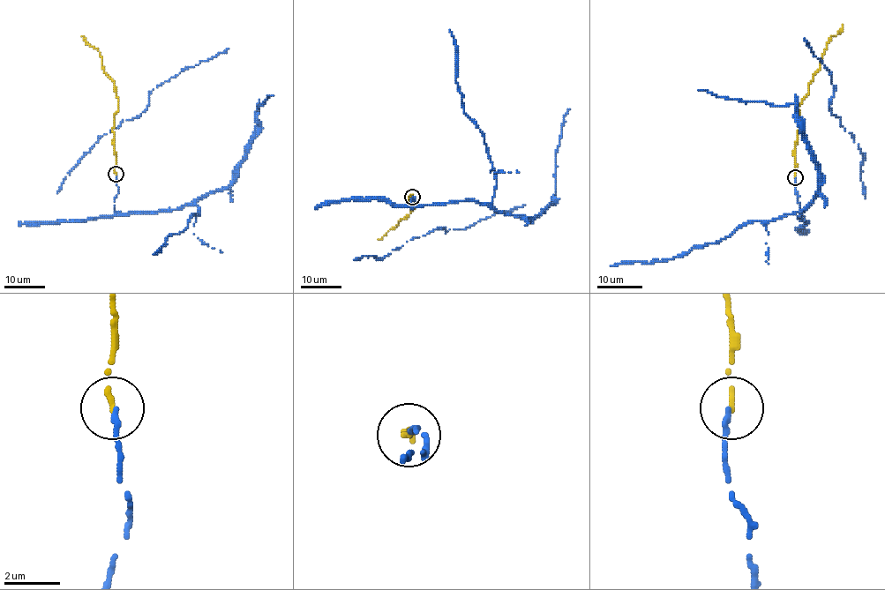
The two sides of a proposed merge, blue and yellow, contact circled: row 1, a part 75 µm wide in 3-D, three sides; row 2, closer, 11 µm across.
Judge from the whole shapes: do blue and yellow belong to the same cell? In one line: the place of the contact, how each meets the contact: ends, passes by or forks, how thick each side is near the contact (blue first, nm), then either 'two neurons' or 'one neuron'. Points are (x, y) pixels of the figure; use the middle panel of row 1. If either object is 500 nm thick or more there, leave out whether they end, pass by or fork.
place (412, 197); blue ends; yellow ends; calibres 200 and 180 nm; one neuron

